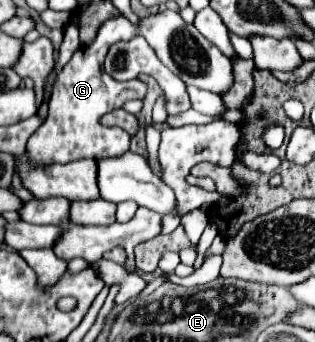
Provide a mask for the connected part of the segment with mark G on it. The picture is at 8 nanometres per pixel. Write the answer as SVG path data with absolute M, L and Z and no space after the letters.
M113 17L107 19L99 31L97 37L93 39L91 45L79 47L71 61L63 67L61 77L57 77L53 95L49 101L49 115L47 121L29 137L27 143L27 153L31 157L33 165L49 165L49 163L69 163L85 157L117 157L129 151L129 135L127 133L117 133L117 127L105 127L99 123L99 119L121 107L129 99L143 99L147 87L139 81L125 81L119 83L111 79L101 63L105 61L105 53L109 47L117 41L133 39L141 35L141 27L129 23L125 17Z

